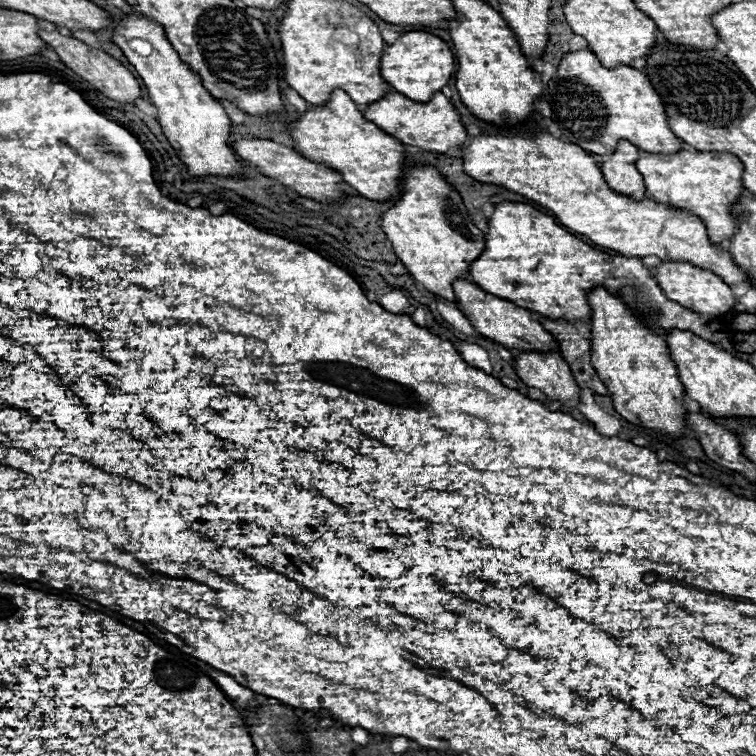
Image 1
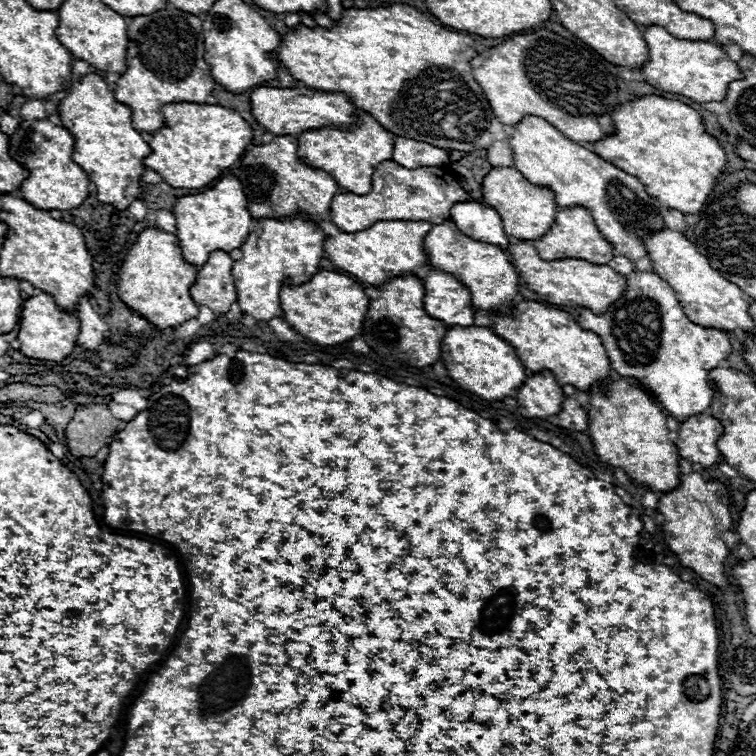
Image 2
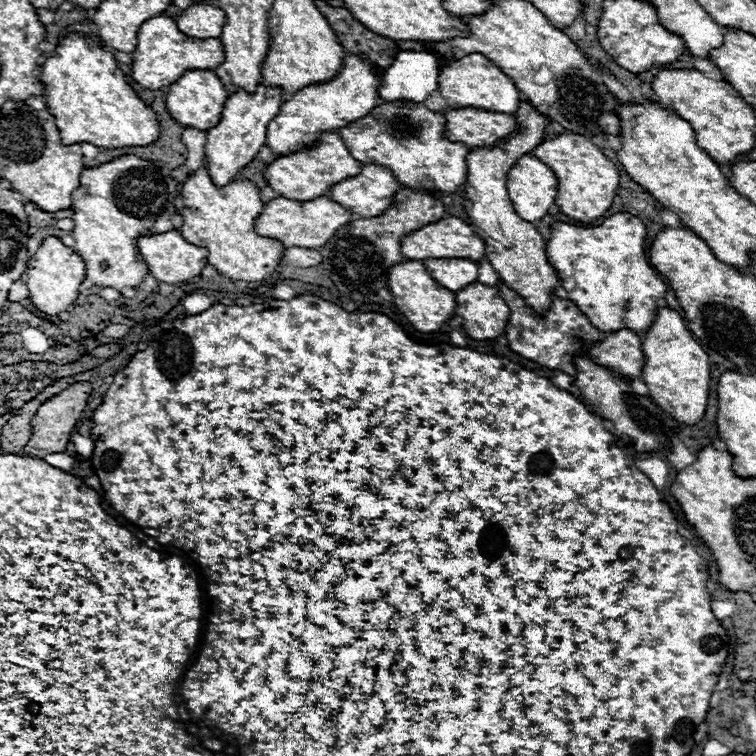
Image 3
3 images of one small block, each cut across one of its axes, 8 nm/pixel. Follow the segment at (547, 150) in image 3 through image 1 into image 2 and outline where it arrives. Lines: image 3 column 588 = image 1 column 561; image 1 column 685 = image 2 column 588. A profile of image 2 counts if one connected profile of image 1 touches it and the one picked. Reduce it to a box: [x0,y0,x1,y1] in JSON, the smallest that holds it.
[534,206,614,264]

